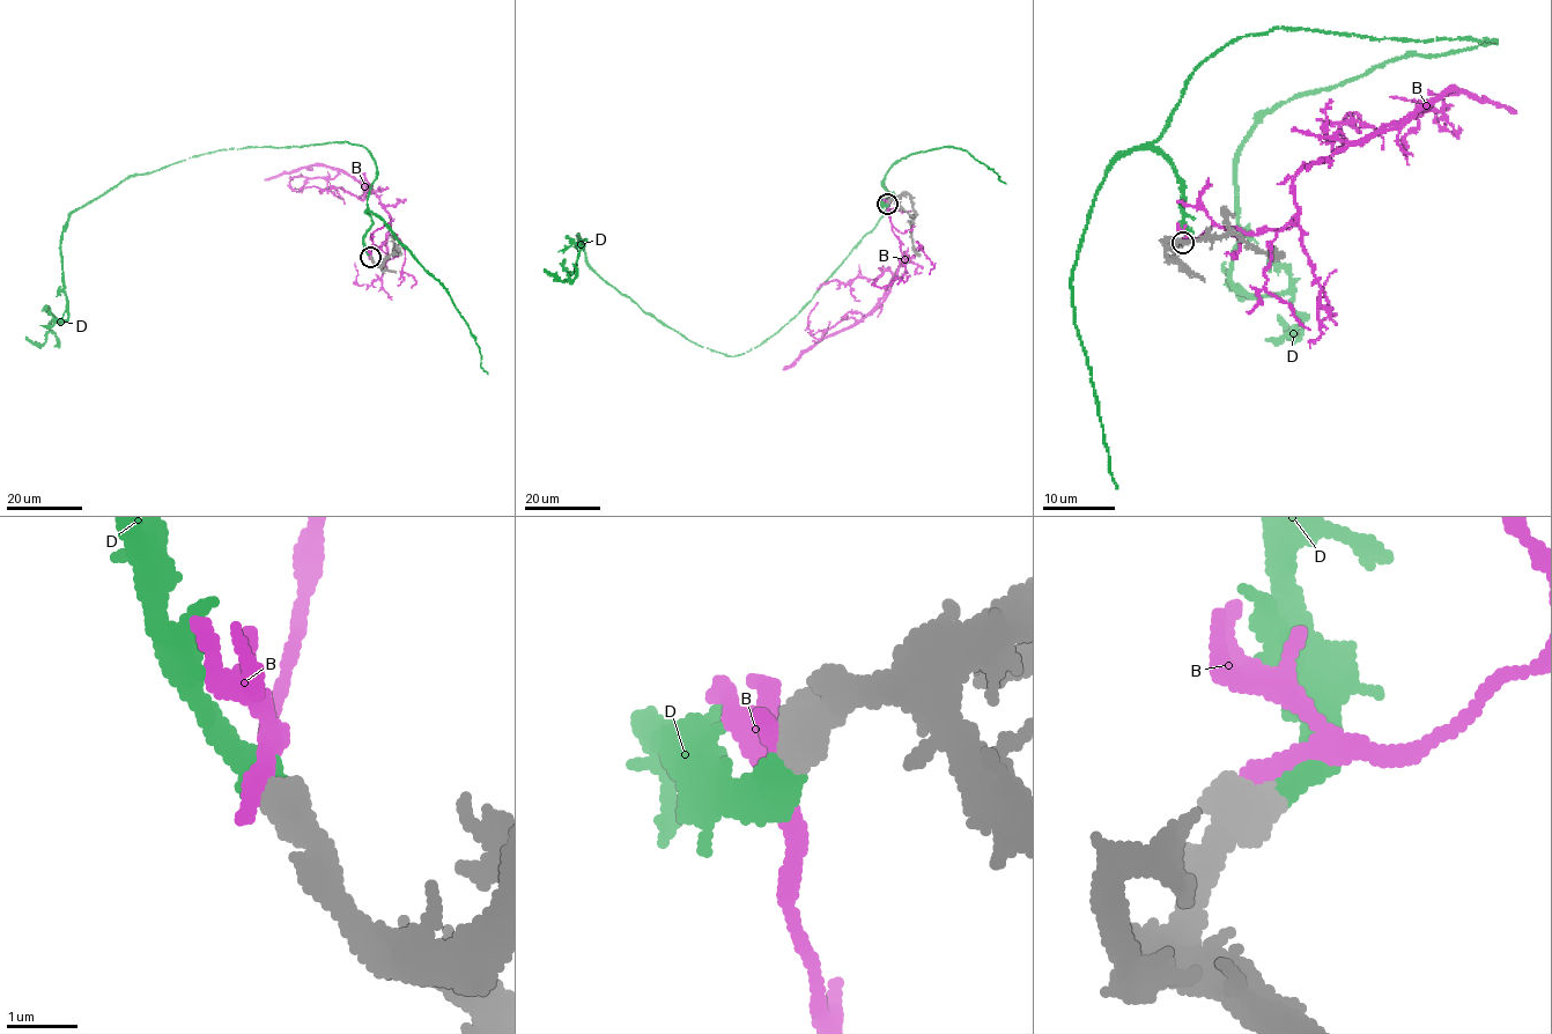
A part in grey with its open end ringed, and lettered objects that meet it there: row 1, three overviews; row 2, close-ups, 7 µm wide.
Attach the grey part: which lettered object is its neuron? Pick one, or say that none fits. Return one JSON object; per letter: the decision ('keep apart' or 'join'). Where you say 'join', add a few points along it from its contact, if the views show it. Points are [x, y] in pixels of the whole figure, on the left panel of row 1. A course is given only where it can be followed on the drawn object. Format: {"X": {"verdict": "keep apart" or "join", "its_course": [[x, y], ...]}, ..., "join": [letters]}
{"B": {"verdict": "keep apart"}, "D": {"verdict": "join", "its_course": [[370, 258], [364, 147], [193, 155], [73, 211], [61, 322], [42, 344], [26, 335]]}, "join": ["D"]}

